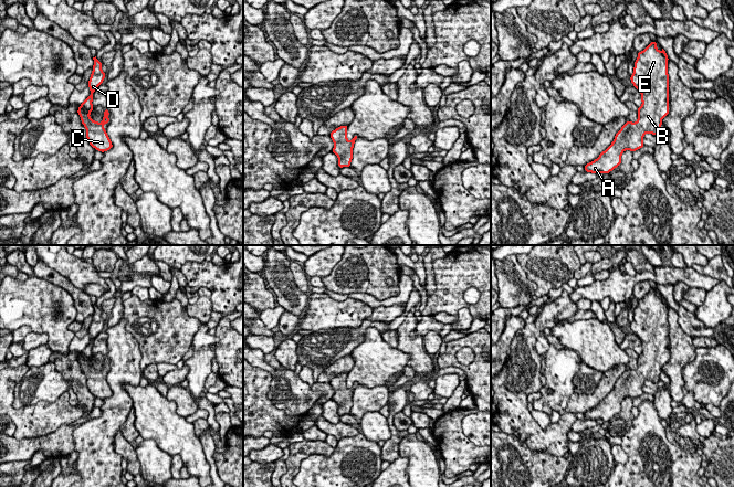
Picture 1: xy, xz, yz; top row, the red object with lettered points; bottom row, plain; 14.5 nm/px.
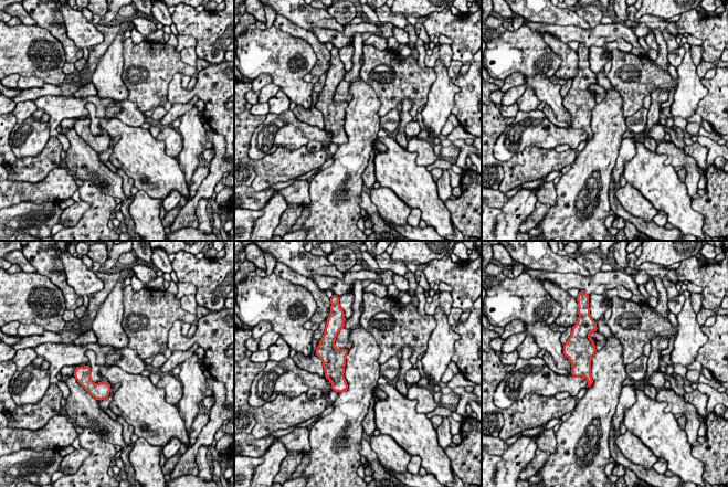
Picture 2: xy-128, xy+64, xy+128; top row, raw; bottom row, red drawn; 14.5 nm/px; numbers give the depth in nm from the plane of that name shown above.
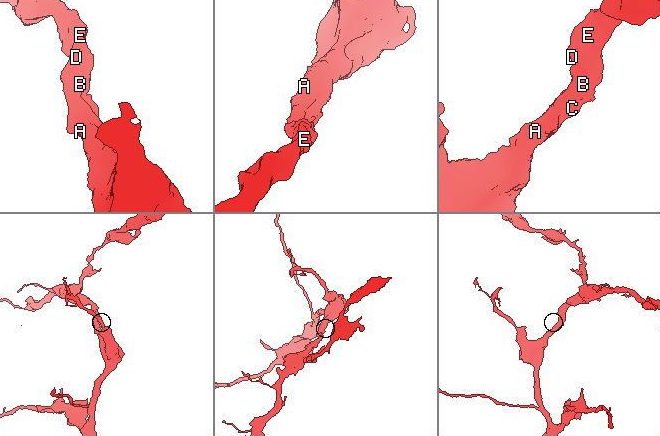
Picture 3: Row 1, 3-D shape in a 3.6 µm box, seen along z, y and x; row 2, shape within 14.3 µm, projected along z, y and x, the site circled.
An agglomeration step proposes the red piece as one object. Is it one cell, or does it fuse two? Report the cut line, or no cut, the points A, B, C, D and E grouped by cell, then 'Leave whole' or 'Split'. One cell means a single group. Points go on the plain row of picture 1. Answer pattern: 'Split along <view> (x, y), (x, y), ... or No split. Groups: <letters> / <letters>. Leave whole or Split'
No split. Groups: A B C D E. Leave whole

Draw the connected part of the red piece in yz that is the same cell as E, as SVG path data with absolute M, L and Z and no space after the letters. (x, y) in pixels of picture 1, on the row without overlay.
M651 289L642 299L638 299L633 321L630 324L631 330L641 340L642 352L638 356L638 368L627 369L616 381L612 391L596 407L584 413L586 420L609 421L621 411L621 402L625 398L636 399L644 393L642 387L647 380L660 381L661 368L669 361L668 307L665 298L662 296L660 299L657 296L657 289Z

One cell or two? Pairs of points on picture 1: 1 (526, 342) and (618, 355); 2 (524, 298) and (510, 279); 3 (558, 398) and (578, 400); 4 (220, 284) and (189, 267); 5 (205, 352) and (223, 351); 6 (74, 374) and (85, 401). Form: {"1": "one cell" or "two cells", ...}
{"1": "two cells", "2": "one cell", "3": "two cells", "4": "one cell", "5": "two cells", "6": "one cell"}

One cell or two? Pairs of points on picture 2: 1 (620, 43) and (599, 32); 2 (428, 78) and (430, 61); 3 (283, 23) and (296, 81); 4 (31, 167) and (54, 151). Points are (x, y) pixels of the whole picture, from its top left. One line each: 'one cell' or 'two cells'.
1: two cells
2: two cells
3: two cells
4: one cell

